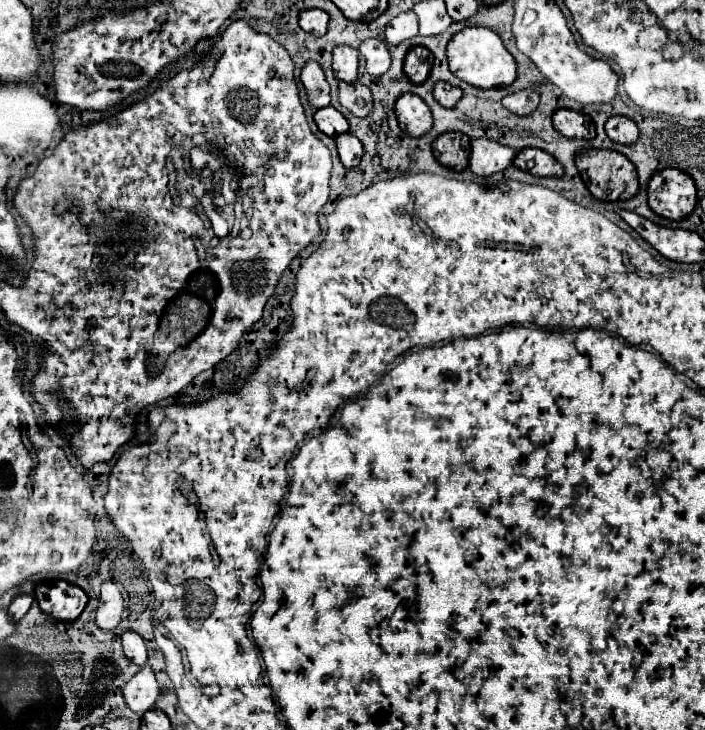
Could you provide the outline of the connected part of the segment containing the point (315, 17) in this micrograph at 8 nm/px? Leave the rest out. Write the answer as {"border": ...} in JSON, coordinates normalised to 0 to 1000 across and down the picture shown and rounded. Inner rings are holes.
{"border":[[[438,11],[424,19],[424,36],[444,49],[458,49],[464,44],[464,30],[467,30],[464,16],[452,11]]]}

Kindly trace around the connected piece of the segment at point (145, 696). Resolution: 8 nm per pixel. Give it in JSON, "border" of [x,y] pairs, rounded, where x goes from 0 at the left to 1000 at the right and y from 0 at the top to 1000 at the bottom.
{"border":[[[203,912],[174,942],[174,956],[180,962],[180,967],[194,975],[203,978],[209,973],[220,970],[220,959],[226,956],[226,940],[220,932],[220,923],[211,912]]]}

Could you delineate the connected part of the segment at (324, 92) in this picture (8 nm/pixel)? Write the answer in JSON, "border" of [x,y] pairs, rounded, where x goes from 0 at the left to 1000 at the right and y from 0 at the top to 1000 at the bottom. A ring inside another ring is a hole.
{"border":[[[438,82],[438,85],[430,90],[427,112],[430,112],[433,123],[435,123],[438,140],[441,140],[447,148],[461,148],[461,145],[467,145],[467,115],[464,115],[464,110],[461,110],[458,93],[455,93],[447,82]]]}

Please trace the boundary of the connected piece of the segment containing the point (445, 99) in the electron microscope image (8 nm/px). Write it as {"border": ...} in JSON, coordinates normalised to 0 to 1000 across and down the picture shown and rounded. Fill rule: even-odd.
{"border":[[[620,112],[614,121],[614,132],[626,145],[643,148],[651,140],[651,134],[657,132],[657,126],[654,126],[654,121],[640,118],[637,112]]]}

